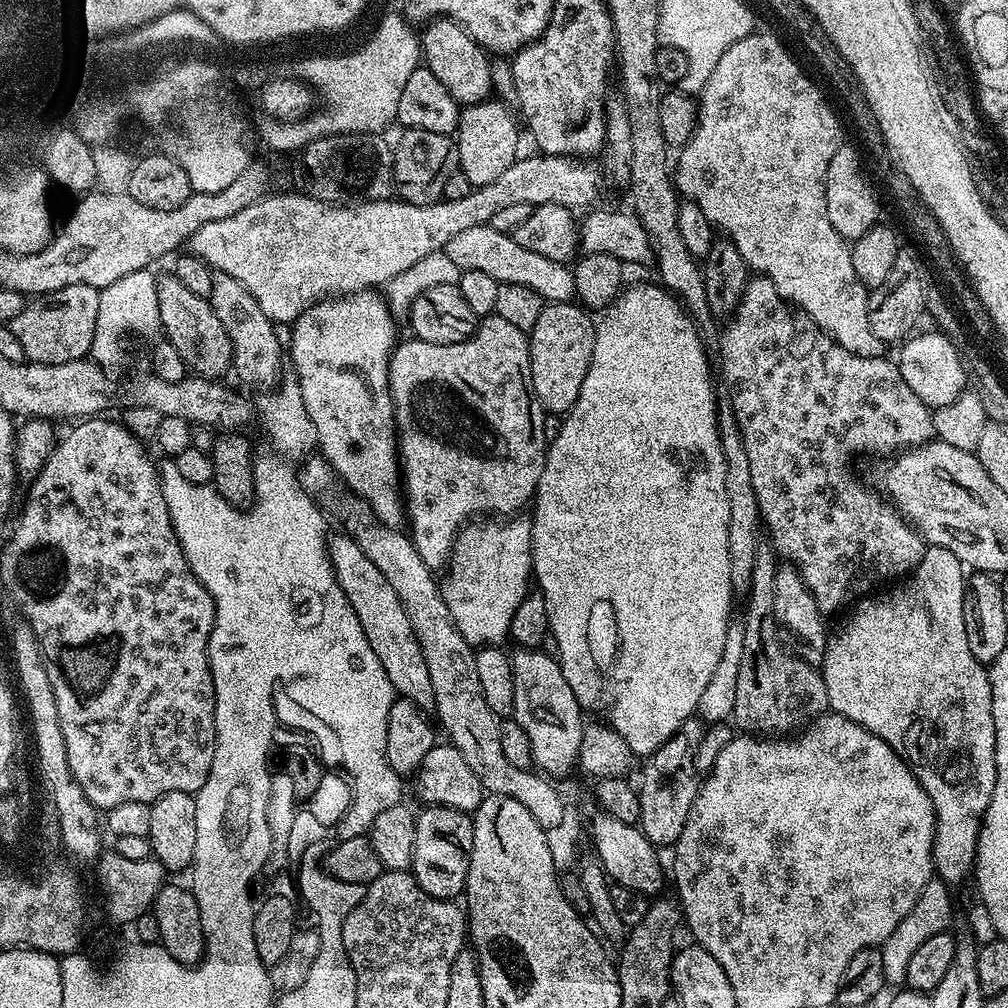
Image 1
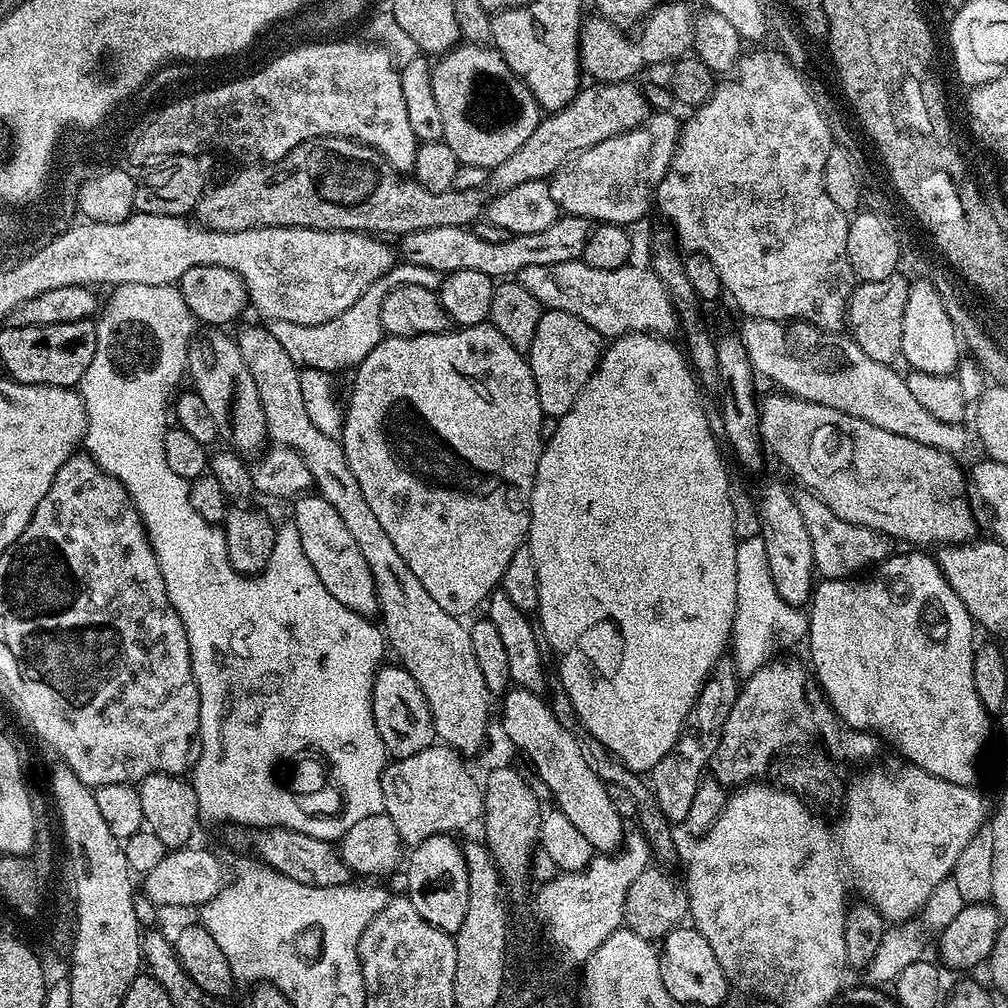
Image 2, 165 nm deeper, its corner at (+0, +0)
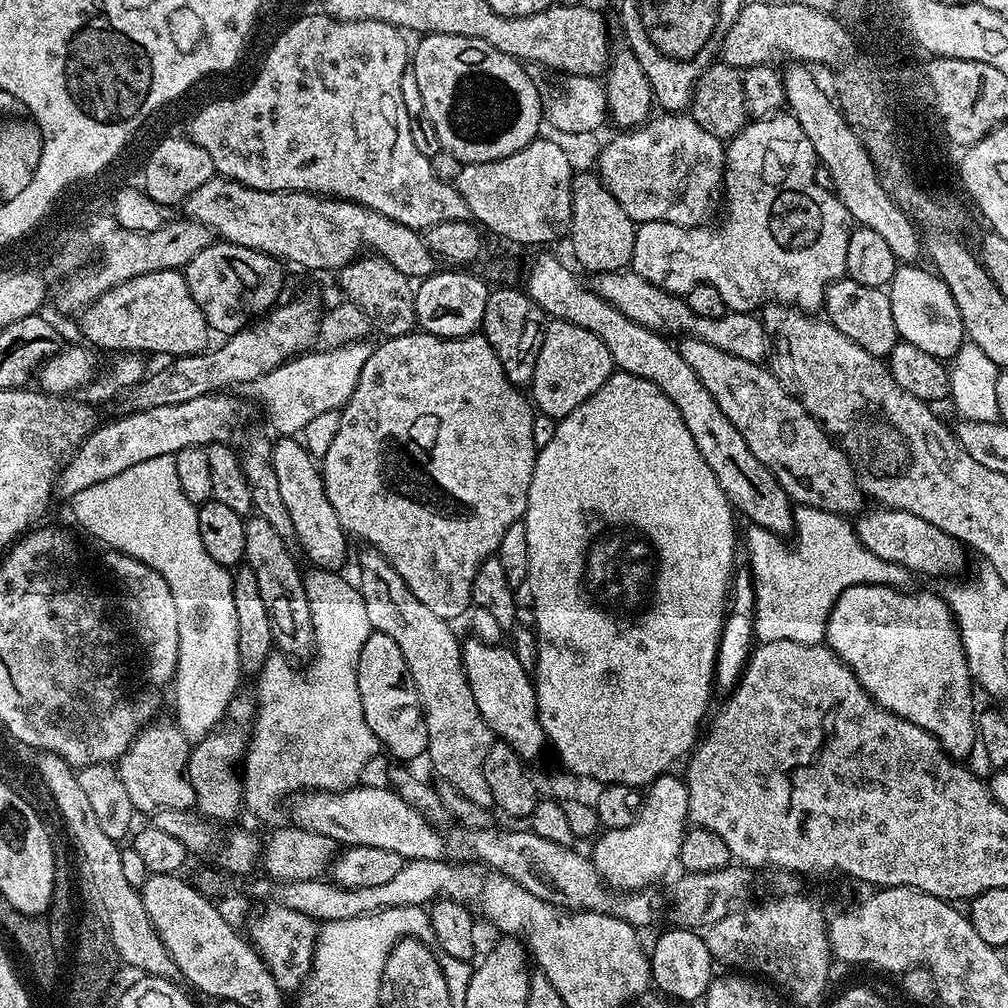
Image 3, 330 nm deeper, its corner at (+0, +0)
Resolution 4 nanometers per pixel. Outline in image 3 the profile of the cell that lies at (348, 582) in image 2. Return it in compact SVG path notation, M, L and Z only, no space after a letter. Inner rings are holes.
M280 438L273 443L272 461L274 474L278 474L278 490L282 493L282 502L286 510L290 510L290 519L294 521L296 544L313 561L317 568L325 568L328 572L343 569L348 560L349 537L338 522L338 514L334 514L334 506L330 506L330 498L326 498L324 477L321 469L312 461L312 456L300 445L296 438Z

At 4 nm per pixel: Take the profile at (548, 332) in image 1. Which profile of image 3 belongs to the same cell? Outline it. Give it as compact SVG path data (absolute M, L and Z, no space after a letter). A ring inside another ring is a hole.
M552 320L544 329L542 346L538 350L538 358L534 366L534 374L530 385L530 400L541 416L569 416L586 398L590 398L612 377L614 365L610 358L610 350L606 350L606 342L598 338L590 330L582 326L574 326L565 320Z

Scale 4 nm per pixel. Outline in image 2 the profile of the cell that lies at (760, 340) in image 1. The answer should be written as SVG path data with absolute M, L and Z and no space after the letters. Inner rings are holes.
M797 491L795 498L802 522L806 522L806 530L810 534L810 546L814 546L816 572L823 579L847 580L888 559L889 537L838 518L834 510L830 510L830 506L826 506L826 502L822 502L812 492Z

